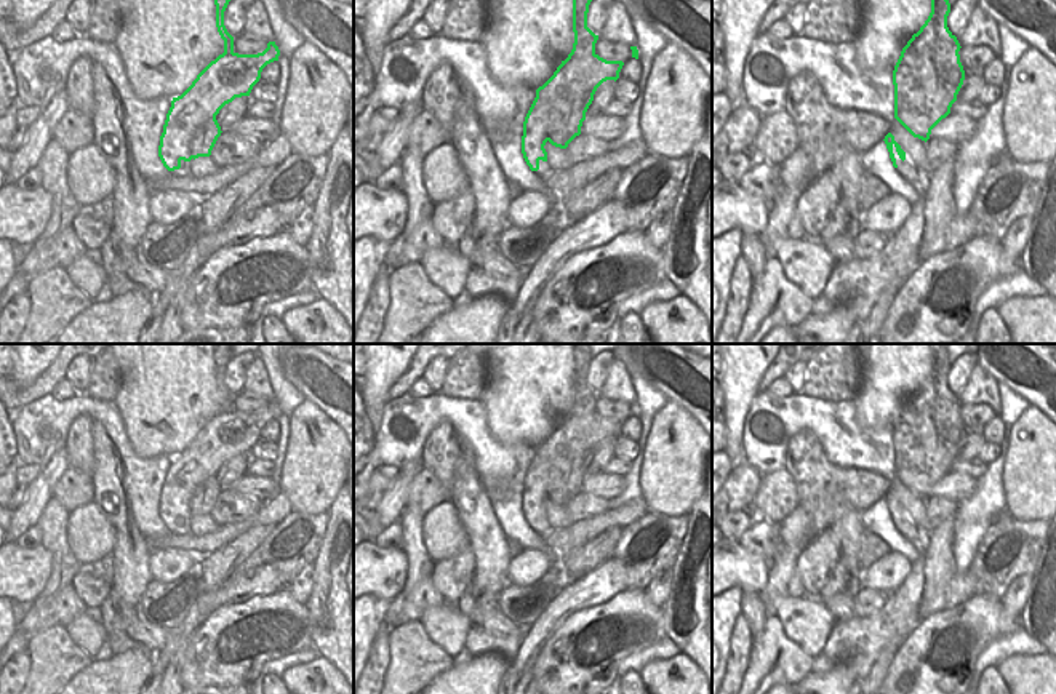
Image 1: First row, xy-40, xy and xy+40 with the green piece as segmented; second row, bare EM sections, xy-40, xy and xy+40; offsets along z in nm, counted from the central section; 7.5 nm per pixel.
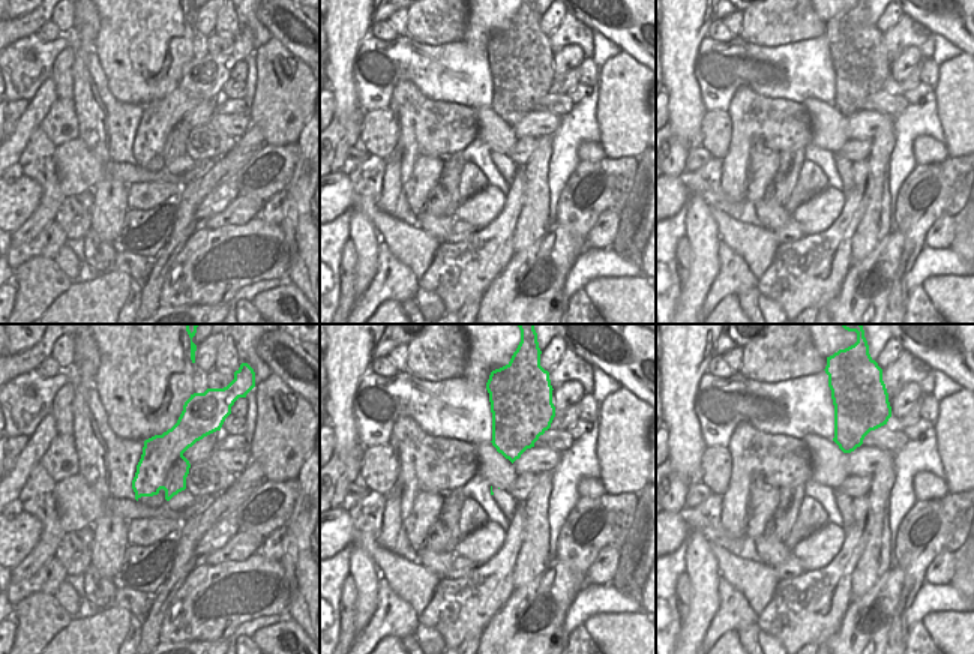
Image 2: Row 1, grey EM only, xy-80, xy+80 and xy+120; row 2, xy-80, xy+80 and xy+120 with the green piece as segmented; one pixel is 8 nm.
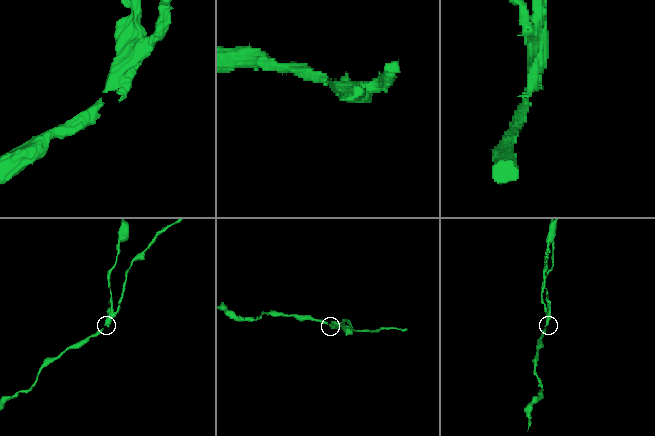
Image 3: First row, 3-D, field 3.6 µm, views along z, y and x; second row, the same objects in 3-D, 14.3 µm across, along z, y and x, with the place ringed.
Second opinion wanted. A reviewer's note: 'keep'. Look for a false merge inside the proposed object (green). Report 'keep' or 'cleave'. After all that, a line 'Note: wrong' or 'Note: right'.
cleave
Note: wrong

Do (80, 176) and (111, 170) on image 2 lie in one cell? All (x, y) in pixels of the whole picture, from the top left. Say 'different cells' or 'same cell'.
same cell

